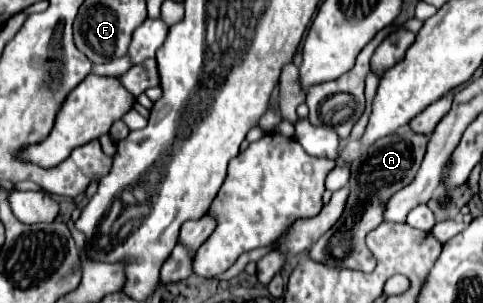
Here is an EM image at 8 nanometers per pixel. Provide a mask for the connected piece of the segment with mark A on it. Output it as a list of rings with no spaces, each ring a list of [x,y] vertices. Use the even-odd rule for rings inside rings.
[[[404,127],[402,131],[378,139],[374,145],[362,149],[360,157],[352,161],[352,175],[350,175],[350,201],[346,203],[342,221],[330,229],[330,233],[324,233],[308,251],[308,257],[316,263],[328,265],[328,267],[346,267],[346,269],[358,269],[358,271],[370,271],[374,269],[374,257],[368,253],[364,237],[378,227],[384,217],[382,209],[392,193],[406,187],[414,173],[418,173],[422,157],[426,153],[428,135],[414,133],[410,127]]]

